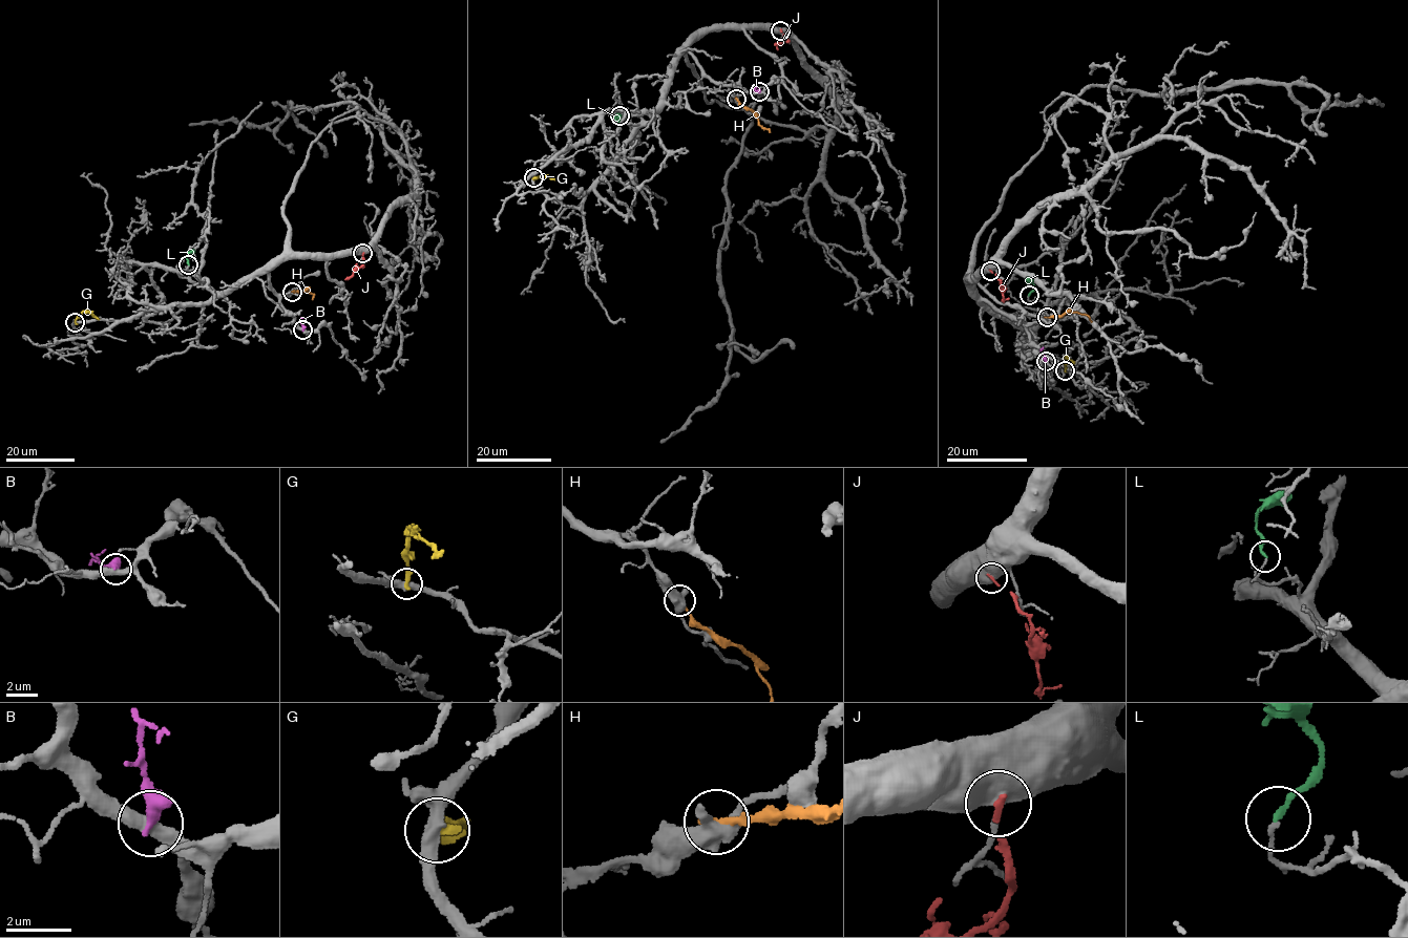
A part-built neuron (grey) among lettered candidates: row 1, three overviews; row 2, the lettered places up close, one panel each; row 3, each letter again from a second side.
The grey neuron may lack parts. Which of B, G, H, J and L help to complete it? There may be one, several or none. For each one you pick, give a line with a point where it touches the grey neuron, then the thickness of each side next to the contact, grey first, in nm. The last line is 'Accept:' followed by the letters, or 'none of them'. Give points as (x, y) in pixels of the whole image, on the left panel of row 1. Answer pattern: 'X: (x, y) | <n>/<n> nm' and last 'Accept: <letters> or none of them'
Accept: none of them

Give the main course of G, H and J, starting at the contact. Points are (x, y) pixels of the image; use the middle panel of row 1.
G: (533, 177), (559, 176)
H: (736, 99), (751, 109), (758, 123), (770, 132)
J: (781, 29), (787, 37), (777, 44), (777, 49)

